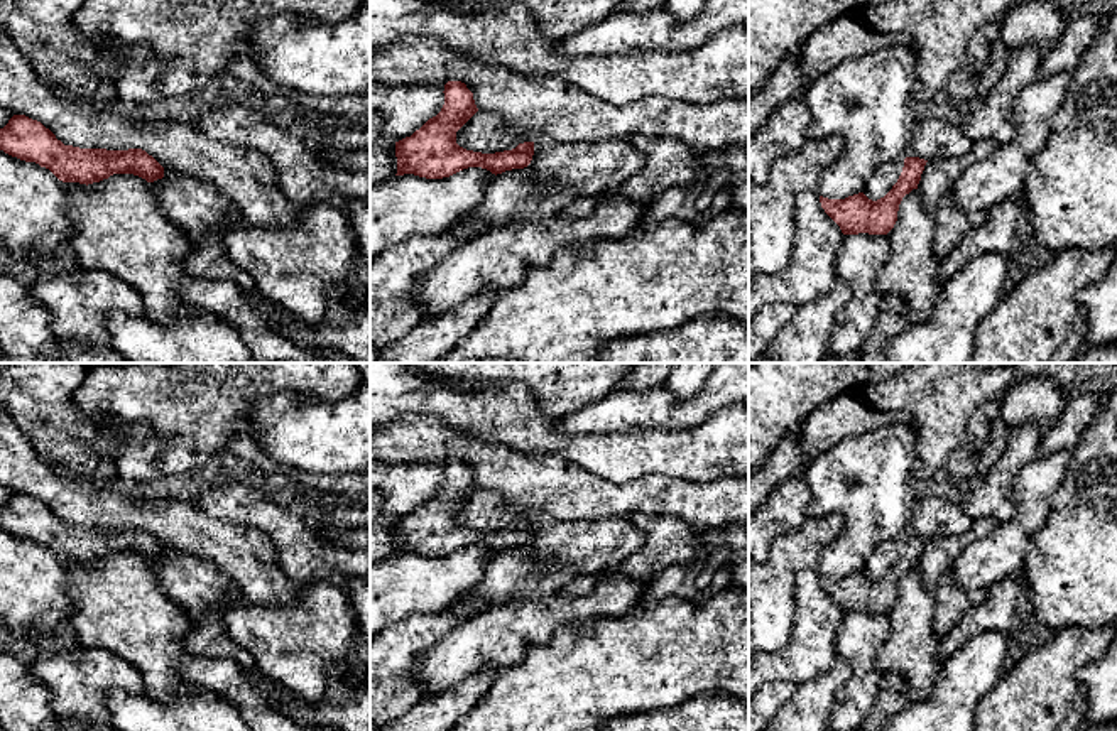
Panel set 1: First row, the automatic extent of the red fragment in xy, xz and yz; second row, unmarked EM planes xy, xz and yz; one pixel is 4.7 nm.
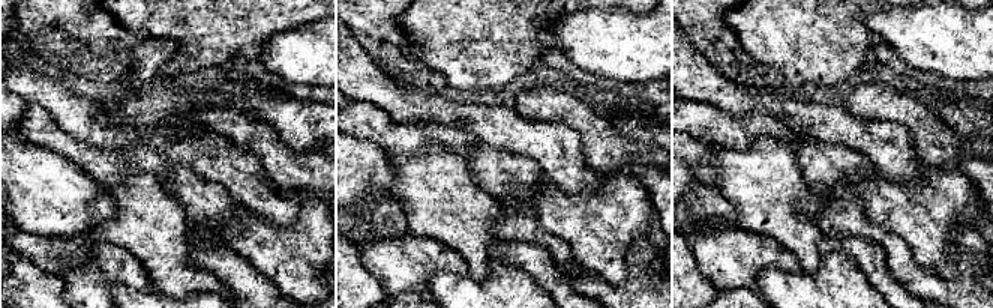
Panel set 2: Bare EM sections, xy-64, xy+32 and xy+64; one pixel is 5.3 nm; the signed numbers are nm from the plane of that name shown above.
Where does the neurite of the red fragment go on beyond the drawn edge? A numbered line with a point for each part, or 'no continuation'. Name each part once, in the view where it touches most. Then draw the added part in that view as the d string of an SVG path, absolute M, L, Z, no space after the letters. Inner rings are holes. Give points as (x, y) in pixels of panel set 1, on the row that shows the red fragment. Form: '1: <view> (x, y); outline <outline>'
no continuation

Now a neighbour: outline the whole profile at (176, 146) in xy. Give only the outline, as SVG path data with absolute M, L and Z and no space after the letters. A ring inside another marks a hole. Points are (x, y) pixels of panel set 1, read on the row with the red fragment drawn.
M0 27L0 106L12 115L25 115L41 122L64 145L79 149L128 150L142 149L164 169L199 177L216 184L240 216L269 228L289 228L296 219L296 206L289 204L275 182L275 174L262 152L230 142L210 140L194 123L179 120L137 120L115 113L84 100L74 100L47 86L19 51L12 37Z

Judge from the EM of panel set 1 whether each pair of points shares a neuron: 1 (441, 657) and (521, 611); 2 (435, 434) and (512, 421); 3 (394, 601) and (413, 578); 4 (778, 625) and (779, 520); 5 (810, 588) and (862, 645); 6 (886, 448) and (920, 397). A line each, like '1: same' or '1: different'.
1: same
2: different
3: same
4: different
5: different
6: different

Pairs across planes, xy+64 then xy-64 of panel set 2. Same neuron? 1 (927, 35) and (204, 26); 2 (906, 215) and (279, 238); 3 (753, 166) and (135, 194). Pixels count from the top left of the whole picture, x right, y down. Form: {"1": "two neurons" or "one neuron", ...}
{"1": "two neurons", "2": "one neuron", "3": "one neuron"}

